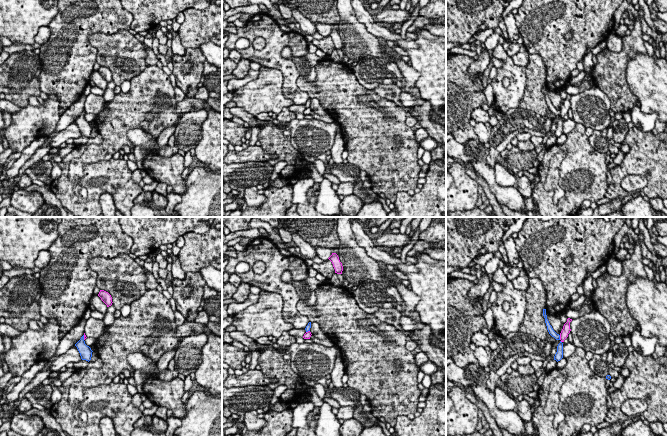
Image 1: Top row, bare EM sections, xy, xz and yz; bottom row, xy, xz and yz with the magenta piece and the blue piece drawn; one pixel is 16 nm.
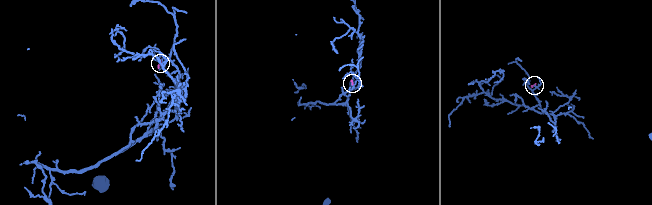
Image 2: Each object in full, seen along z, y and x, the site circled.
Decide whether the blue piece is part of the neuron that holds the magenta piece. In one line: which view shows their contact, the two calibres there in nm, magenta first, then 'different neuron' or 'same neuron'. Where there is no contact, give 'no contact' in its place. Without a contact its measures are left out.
yz | 130/90 nm | different neuron

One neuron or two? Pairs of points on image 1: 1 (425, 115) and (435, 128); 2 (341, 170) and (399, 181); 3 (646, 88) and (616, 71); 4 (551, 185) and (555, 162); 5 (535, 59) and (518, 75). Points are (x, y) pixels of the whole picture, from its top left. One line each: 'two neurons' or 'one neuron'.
1: one neuron
2: two neurons
3: two neurons
4: one neuron
5: two neurons

